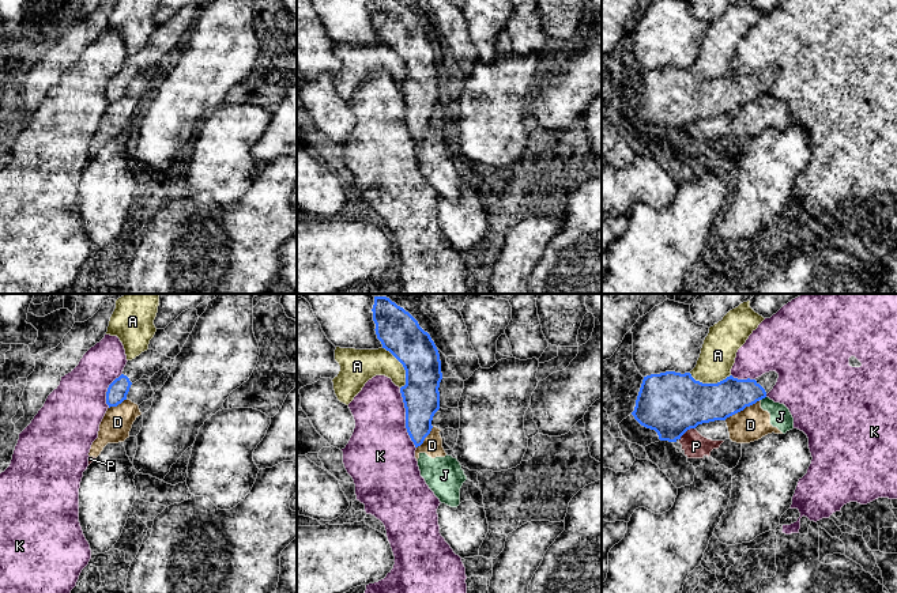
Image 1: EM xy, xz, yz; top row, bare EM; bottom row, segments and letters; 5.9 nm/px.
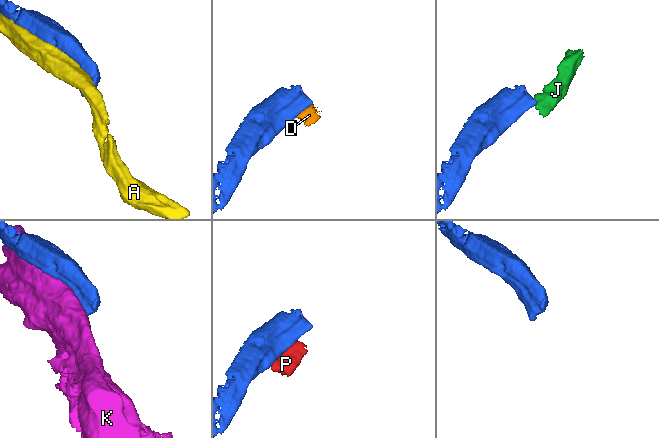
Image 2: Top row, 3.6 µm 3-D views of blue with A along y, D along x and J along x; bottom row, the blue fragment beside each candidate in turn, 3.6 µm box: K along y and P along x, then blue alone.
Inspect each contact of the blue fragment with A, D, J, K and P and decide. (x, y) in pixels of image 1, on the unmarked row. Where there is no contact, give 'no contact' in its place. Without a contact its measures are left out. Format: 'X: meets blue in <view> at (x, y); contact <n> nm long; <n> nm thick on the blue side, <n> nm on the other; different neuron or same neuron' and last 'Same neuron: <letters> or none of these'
A: meets blue in xz at (403, 61); contact 260 nm long; 240 nm thick on the blue side, 190 nm on the other; different neuron
D: meets blue in yz at (742, 105); contact 240 nm long; 240 nm thick on the blue side, 200 nm on the other; different neuron
J: meets blue in yz at (762, 93); contact 40 nm long; 220 nm thick on the blue side, 130 nm on the other; different neuron
K: meets blue in xz at (406, 113); contact 380 nm long; 220 nm thick on the blue side, 380 nm on the other; different neuron
P: meets blue in yz at (686, 125); contact 120 nm long; 380 nm thick on the blue side, 140 nm on the other; different neuron
Same neuron: none of these

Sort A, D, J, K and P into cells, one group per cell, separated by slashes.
A / D J P / K

